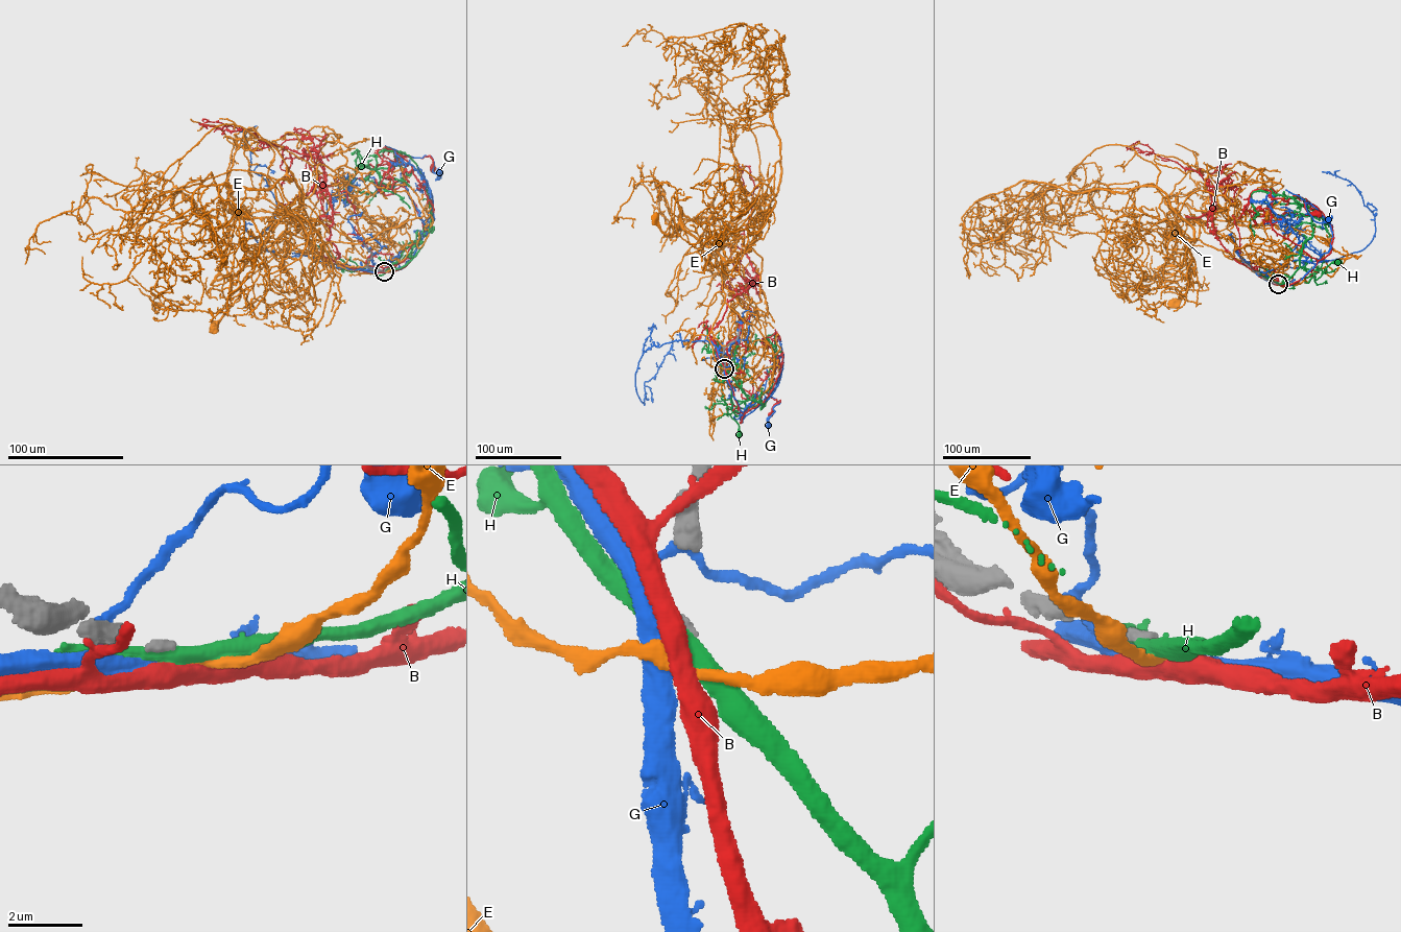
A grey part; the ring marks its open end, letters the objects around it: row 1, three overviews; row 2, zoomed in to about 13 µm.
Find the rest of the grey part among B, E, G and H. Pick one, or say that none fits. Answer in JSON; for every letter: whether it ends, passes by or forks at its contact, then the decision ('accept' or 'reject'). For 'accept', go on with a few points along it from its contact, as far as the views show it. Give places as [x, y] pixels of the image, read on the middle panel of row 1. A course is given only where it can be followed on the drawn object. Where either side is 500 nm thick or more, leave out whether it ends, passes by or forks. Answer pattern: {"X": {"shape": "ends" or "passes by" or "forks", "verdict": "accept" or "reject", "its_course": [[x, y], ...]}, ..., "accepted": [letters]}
{"B": {"shape": "passes by", "verdict": "reject"}, "E": {"shape": "passes by", "verdict": "reject"}, "G": {"verdict": "reject"}, "H": {"shape": "passes by", "verdict": "reject"}, "accepted": []}

